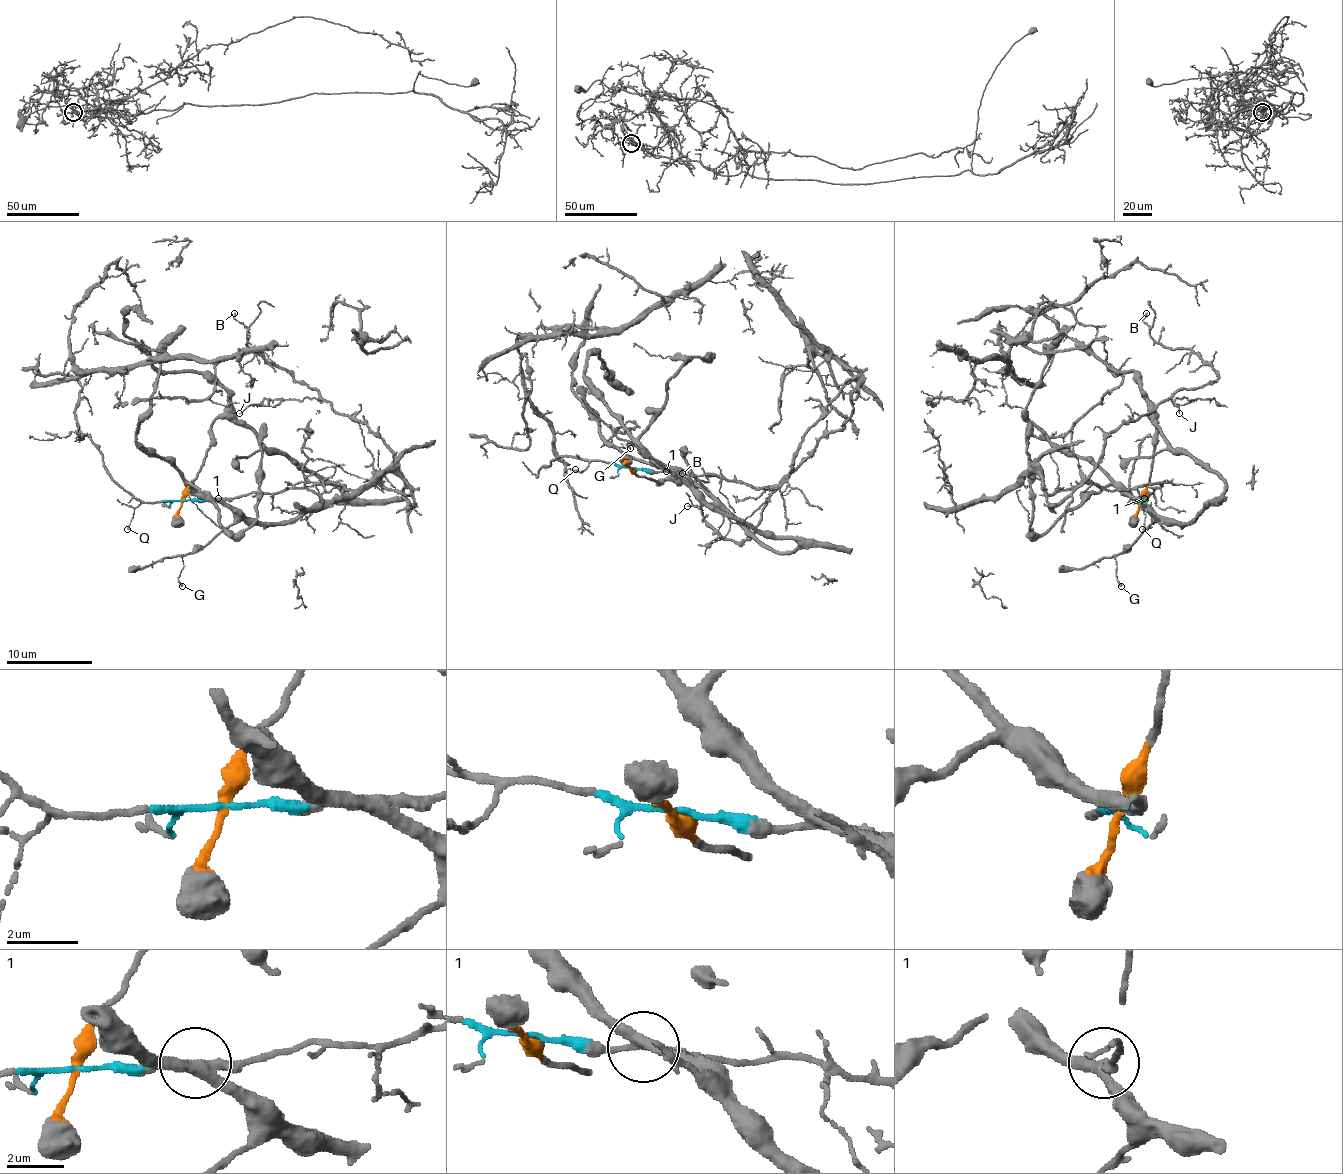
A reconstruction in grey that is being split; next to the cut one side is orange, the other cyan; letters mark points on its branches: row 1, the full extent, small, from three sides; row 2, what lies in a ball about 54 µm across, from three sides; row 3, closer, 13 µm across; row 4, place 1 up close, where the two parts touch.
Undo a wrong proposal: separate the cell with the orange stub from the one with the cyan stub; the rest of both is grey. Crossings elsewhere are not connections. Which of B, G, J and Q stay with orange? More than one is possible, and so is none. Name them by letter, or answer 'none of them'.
G

